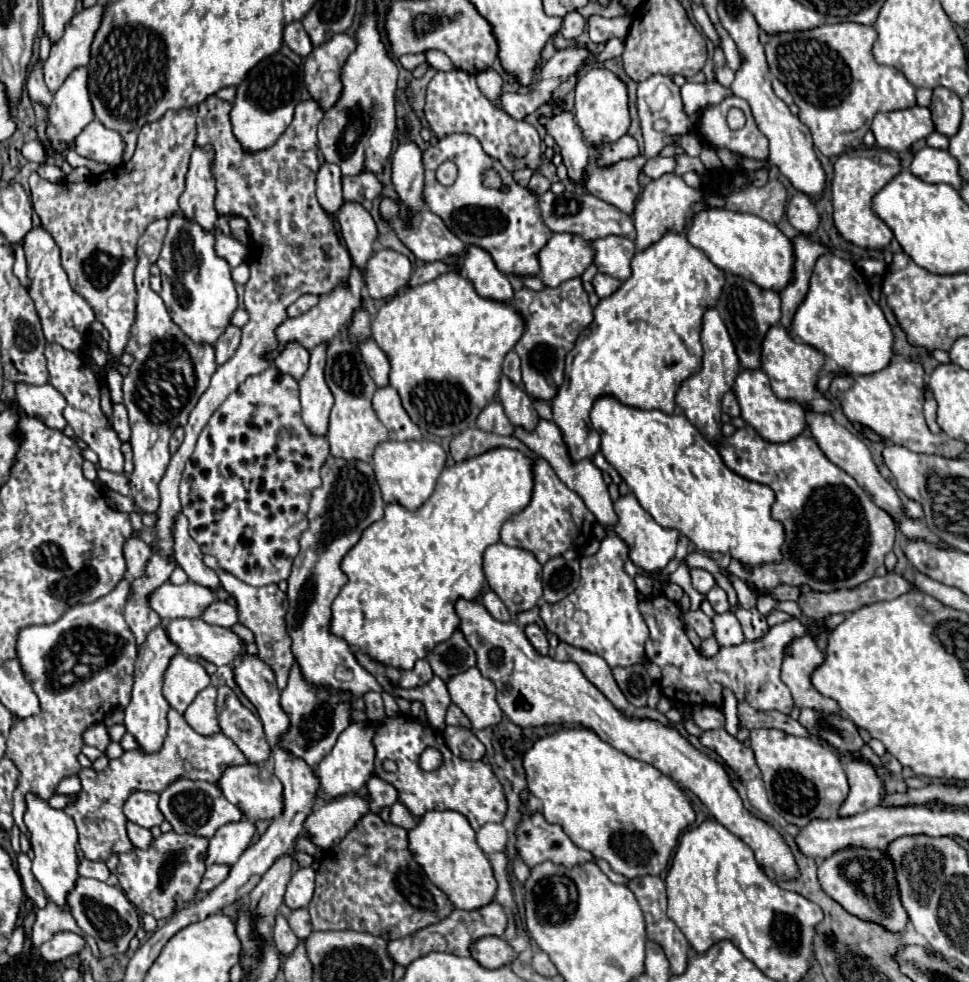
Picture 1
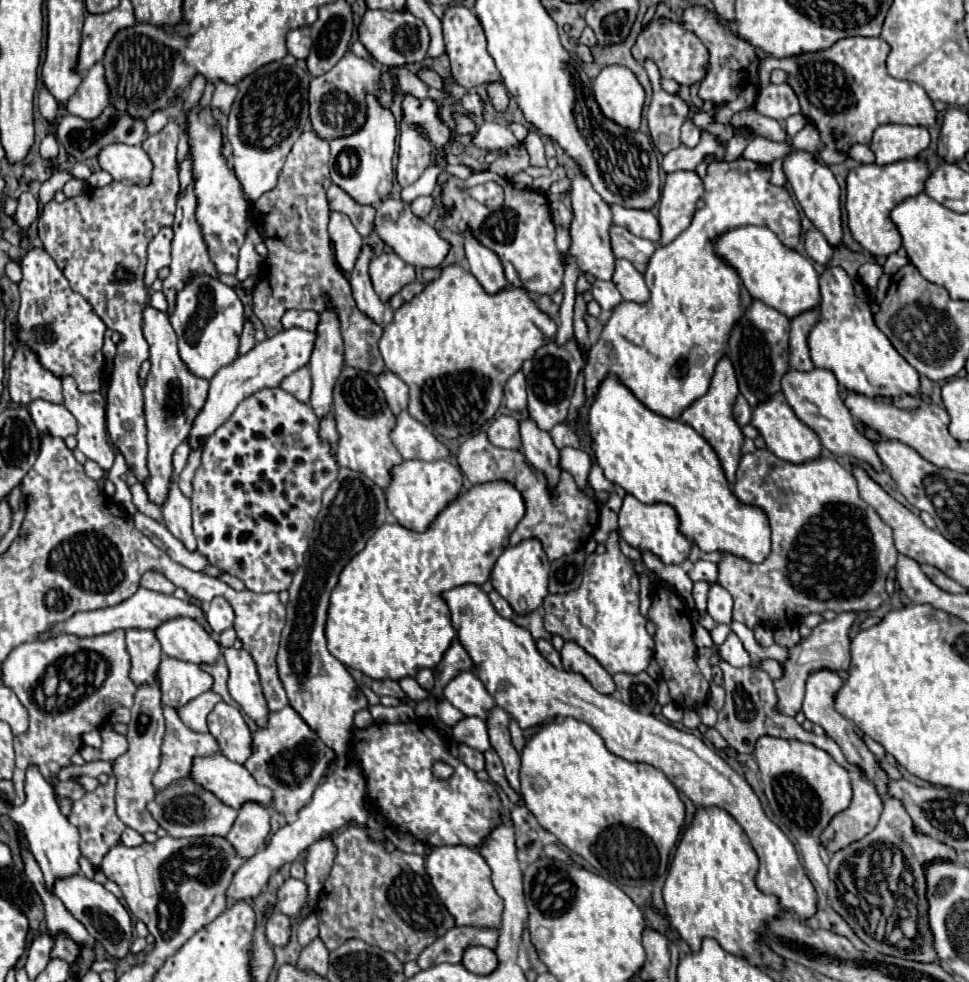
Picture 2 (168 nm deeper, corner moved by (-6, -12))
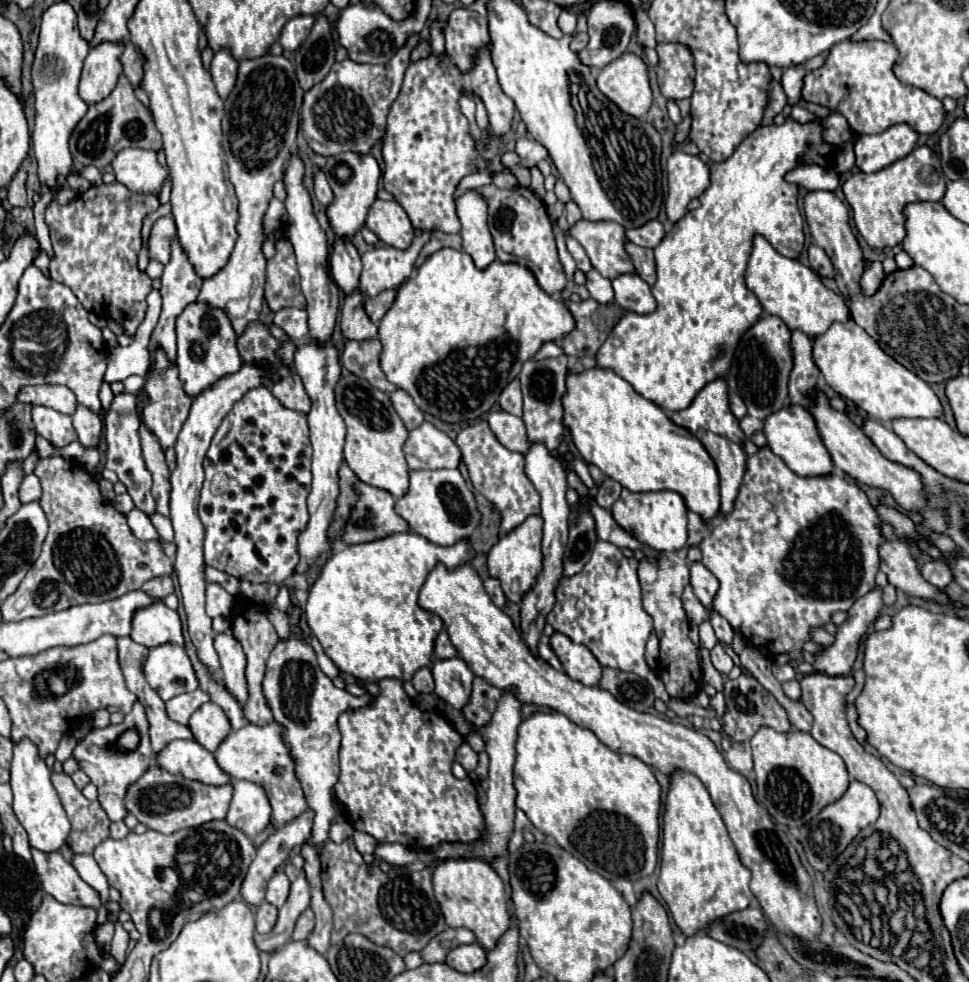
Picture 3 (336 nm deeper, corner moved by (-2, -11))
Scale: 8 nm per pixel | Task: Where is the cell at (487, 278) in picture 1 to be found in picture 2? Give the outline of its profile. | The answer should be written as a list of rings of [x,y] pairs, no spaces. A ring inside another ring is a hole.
[[[465,230],[463,236],[465,236],[465,254],[471,266],[471,274],[479,280],[479,284],[489,294],[495,294],[497,290],[505,288],[507,278],[503,274],[499,256],[495,256],[495,252],[491,252],[489,248],[483,248],[483,244],[479,244],[479,240],[471,236],[471,232]]]

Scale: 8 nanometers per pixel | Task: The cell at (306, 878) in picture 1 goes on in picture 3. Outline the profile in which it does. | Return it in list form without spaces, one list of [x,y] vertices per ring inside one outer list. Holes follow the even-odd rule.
[[[277,871],[267,885],[267,901],[275,907],[283,907],[283,903],[289,897],[289,889],[291,889],[291,883],[287,875],[283,871]]]

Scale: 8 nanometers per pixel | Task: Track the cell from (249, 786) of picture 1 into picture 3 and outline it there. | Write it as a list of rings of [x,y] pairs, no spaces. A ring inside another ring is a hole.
[[[175,741],[169,743],[157,757],[157,765],[173,775],[181,773],[185,779],[195,779],[207,785],[229,785],[231,777],[221,771],[211,751],[201,747],[197,741]]]

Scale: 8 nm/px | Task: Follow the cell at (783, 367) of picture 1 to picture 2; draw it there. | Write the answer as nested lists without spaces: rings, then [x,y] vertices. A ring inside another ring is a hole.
[[[815,368],[811,372],[795,372],[789,370],[783,380],[783,394],[789,402],[789,406],[793,408],[793,412],[799,416],[801,422],[805,422],[809,428],[813,428],[819,438],[821,444],[833,454],[833,456],[853,456],[857,460],[867,462],[869,466],[873,466],[875,472],[883,472],[883,464],[875,452],[875,446],[871,446],[873,442],[867,440],[853,424],[853,418],[849,414],[849,410],[845,408],[841,396],[839,396],[839,384],[833,376],[833,372],[829,370],[821,370]]]

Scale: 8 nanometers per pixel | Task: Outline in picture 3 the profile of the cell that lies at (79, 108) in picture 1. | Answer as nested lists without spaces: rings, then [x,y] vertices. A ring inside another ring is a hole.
[[[101,43],[99,47],[93,47],[89,51],[79,81],[79,97],[87,105],[103,101],[115,89],[117,79],[121,75],[121,51],[123,43]]]

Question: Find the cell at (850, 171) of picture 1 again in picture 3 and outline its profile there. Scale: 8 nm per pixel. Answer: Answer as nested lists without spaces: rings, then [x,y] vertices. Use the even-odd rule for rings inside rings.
[[[915,147],[907,157],[891,163],[889,167],[863,173],[855,171],[845,183],[843,193],[847,203],[853,209],[853,219],[859,235],[867,241],[869,247],[885,249],[895,247],[903,241],[905,233],[905,219],[903,207],[911,201],[941,201],[945,191],[945,175],[941,171],[939,157],[929,147]]]

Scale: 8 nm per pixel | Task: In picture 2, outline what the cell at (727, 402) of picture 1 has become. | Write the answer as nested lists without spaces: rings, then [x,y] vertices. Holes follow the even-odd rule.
[[[739,394],[737,396],[737,402],[735,402],[735,408],[733,408],[733,414],[735,414],[735,420],[739,426],[745,426],[751,422],[751,406],[747,404],[747,400],[743,400],[743,396]]]

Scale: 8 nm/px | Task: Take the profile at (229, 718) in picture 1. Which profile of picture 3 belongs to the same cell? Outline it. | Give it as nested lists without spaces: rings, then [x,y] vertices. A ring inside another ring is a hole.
[[[213,701],[203,703],[203,707],[199,707],[195,715],[191,715],[189,729],[195,735],[195,741],[211,753],[217,751],[221,741],[233,731],[225,711]]]

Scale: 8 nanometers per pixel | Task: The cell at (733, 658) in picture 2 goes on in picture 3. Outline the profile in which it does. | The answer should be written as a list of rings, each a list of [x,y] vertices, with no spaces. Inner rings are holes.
[[[715,645],[713,649],[711,649],[711,661],[713,661],[713,665],[715,665],[715,669],[719,671],[719,673],[723,673],[723,675],[729,675],[729,671],[733,669],[733,659],[725,653],[725,649],[723,649],[723,645]]]

